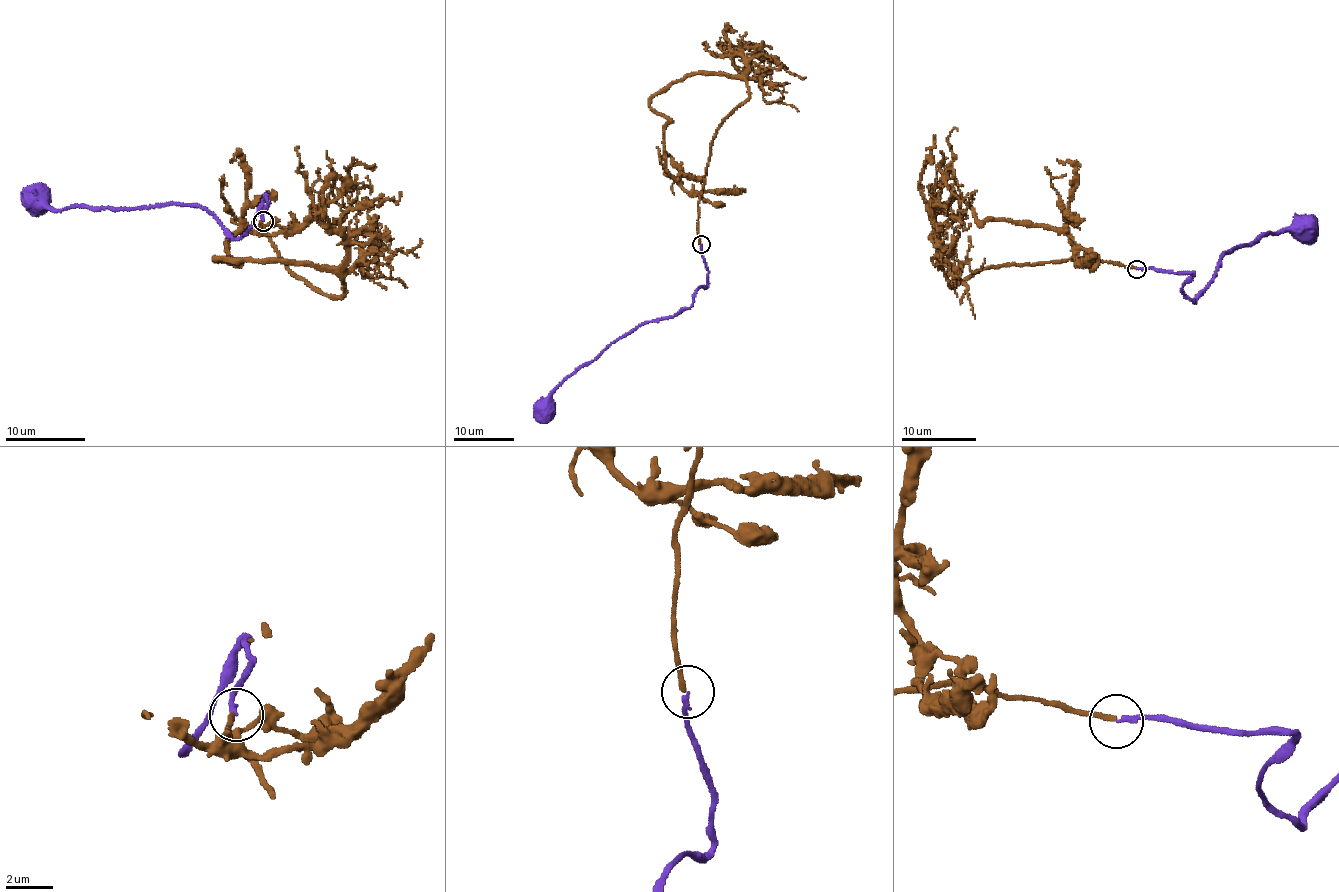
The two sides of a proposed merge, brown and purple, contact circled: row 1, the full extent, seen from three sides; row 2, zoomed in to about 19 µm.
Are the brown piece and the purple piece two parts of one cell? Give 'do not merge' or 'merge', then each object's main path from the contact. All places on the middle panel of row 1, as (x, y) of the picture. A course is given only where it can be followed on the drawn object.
merge; brown runs (700, 244), (711, 141), (749, 88), (685, 74), (655, 94), (666, 172), (685, 190), (745, 189); purple runs (702, 244), (708, 284), (700, 286), (690, 307), (635, 326), (608, 344), (590, 362), (575, 369), (544, 406)

